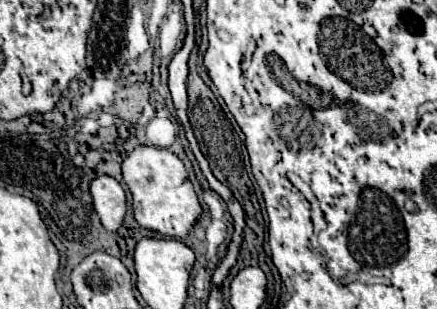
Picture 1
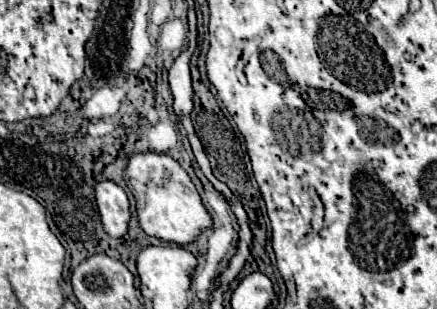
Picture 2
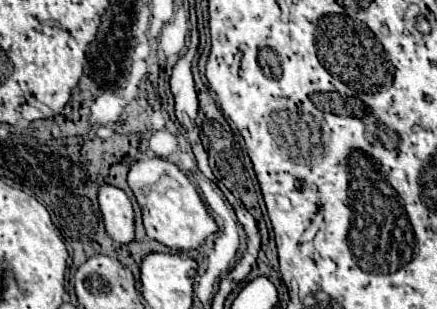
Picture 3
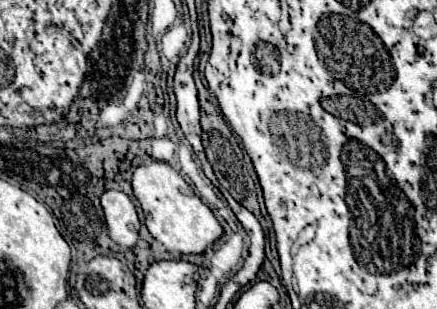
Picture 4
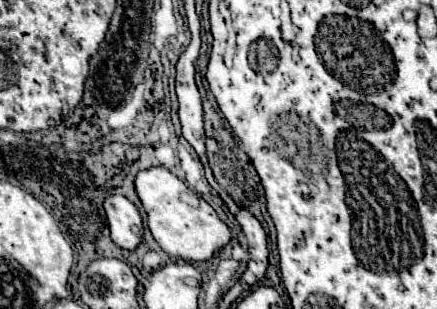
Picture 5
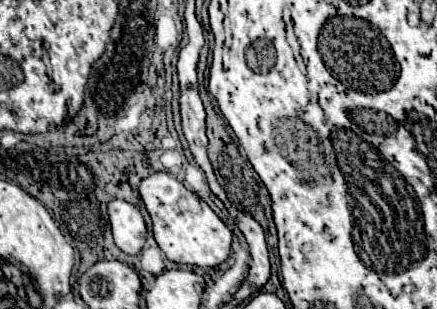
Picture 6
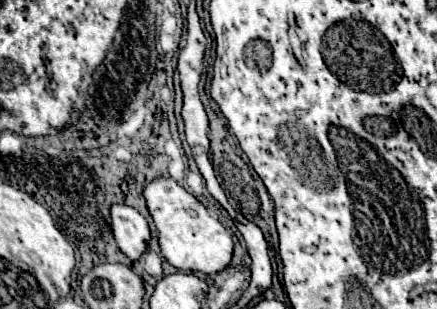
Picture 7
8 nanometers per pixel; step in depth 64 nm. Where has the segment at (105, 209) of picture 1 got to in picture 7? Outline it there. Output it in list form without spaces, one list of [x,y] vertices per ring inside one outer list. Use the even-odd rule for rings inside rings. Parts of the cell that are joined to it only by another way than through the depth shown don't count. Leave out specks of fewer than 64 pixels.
[[[112,204],[110,218],[112,218],[112,232],[118,248],[130,260],[138,260],[144,254],[150,240],[146,218],[136,208],[126,204]]]

